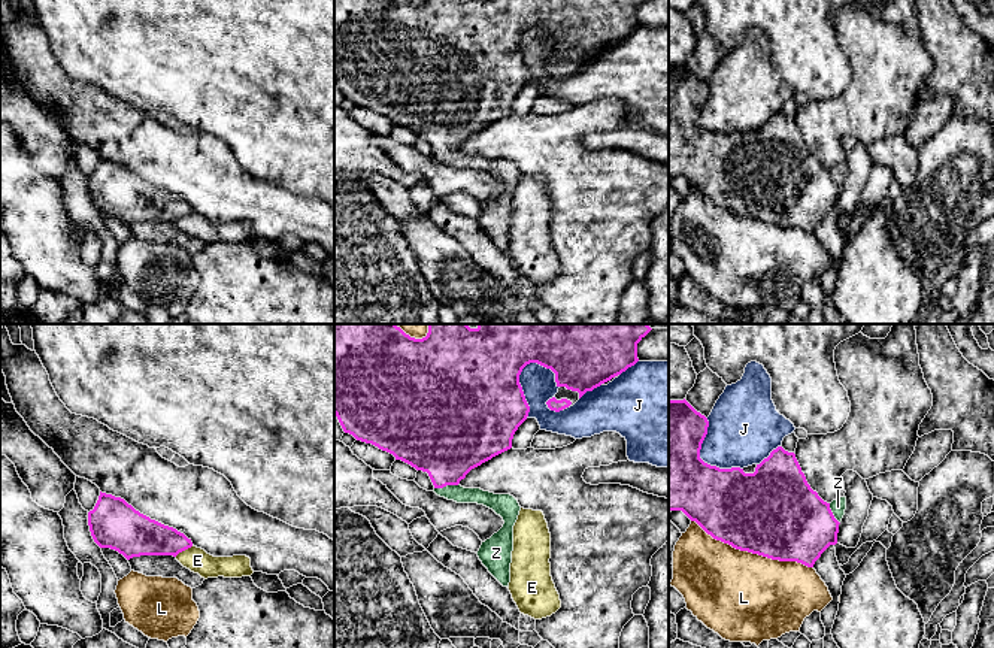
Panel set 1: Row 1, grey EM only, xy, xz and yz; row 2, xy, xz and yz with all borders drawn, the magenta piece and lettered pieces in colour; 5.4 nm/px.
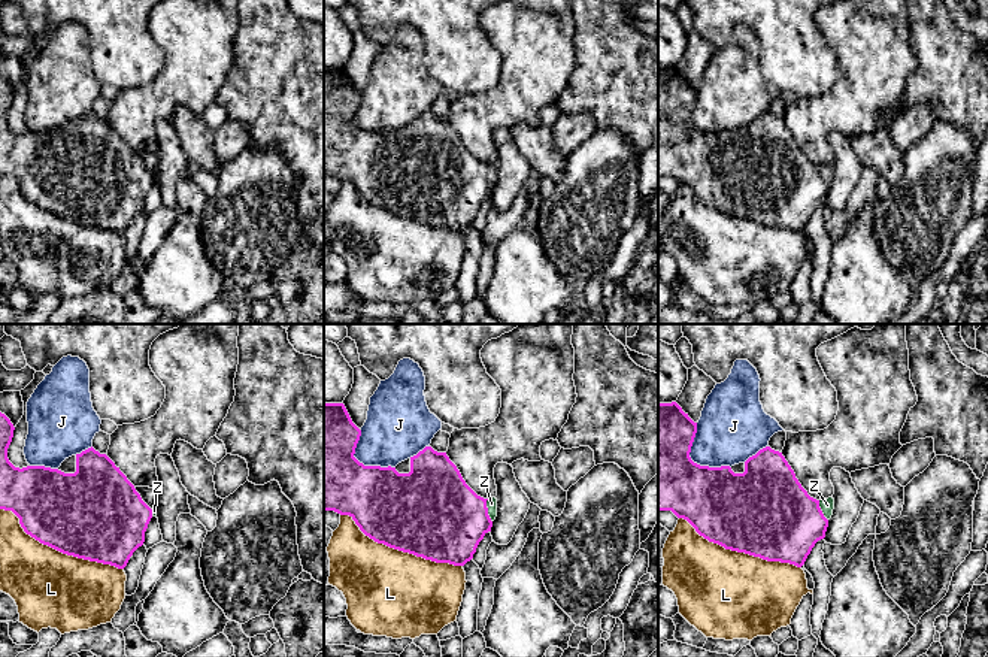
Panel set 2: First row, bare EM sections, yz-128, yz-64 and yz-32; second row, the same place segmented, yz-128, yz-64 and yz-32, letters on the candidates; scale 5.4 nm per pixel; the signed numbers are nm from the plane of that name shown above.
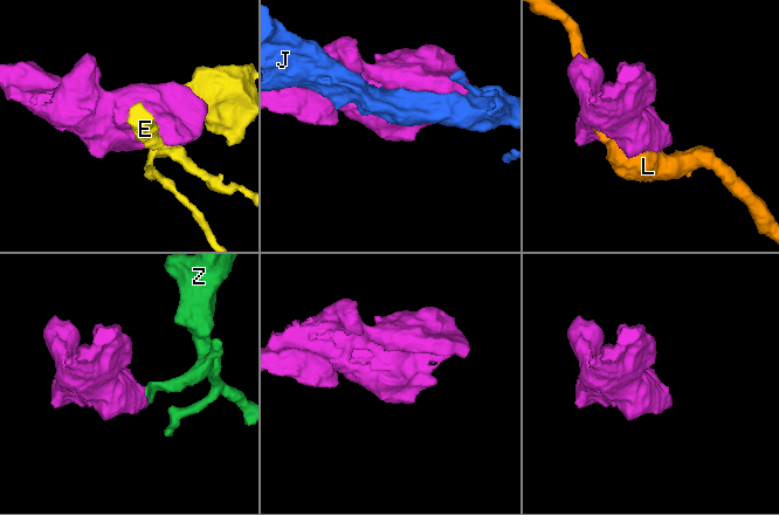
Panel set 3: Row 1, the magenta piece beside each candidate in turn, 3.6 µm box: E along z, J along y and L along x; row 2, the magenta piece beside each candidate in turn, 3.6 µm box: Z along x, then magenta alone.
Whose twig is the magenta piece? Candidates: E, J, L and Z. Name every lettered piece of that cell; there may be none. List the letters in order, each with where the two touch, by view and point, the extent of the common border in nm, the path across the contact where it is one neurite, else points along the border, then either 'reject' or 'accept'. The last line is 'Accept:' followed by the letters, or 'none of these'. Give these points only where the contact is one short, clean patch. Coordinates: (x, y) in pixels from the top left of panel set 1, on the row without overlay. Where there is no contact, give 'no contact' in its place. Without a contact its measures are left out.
E: xy (184, 215) | 120 nm | reject
J: xz (521, 53) | 300 nm | reject
L: yz (752, 218) | 700 nm | reject
Z: xz (445, 151) | 130 nm | across xz (447, 105), (445, 151), (457, 159) | accept
Accept: Z

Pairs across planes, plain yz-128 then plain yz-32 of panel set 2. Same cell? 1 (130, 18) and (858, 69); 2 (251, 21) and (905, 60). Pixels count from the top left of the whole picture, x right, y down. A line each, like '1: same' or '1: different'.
1: different
2: different

